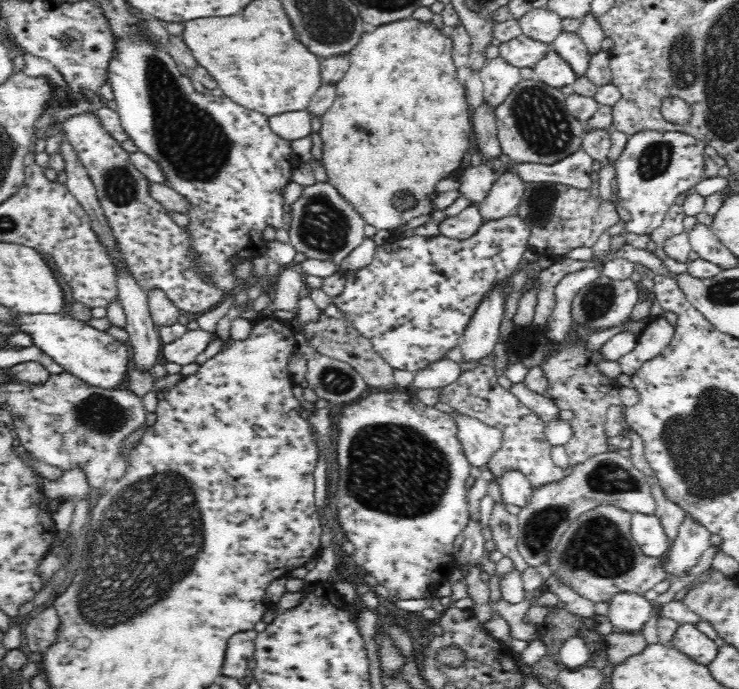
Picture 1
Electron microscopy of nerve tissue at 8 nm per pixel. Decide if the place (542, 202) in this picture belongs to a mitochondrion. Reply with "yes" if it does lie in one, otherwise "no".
yes

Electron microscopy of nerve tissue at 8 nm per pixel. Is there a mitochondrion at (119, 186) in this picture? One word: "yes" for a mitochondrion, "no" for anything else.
yes

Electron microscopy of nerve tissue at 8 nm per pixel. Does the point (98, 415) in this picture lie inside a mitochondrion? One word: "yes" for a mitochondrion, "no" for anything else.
yes

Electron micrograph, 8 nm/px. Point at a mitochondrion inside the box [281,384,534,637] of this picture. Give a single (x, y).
(422, 471)

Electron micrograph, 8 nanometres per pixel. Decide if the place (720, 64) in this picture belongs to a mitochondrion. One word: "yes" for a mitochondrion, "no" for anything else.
yes

